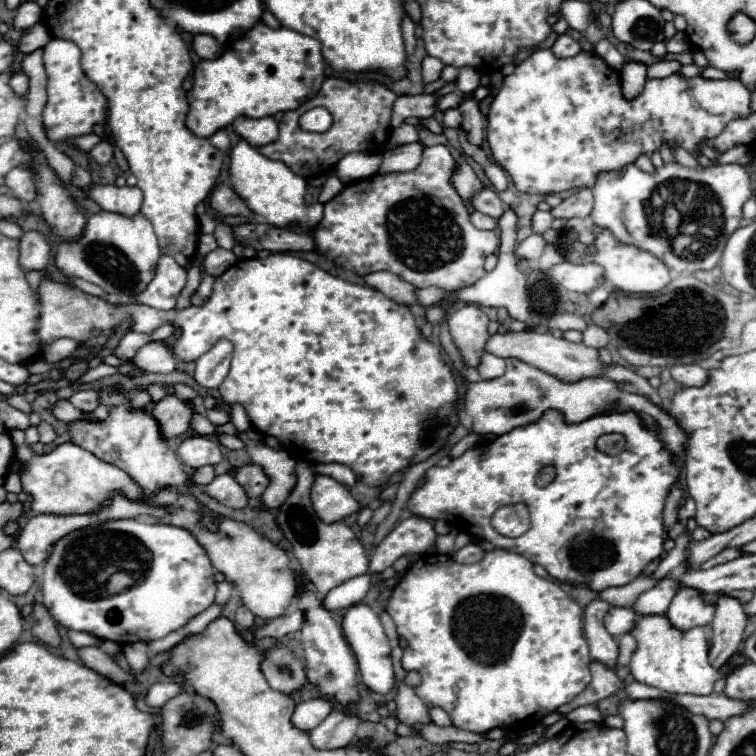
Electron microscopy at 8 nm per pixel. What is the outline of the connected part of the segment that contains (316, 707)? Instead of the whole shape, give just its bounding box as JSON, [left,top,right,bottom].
[293,698,333,732]

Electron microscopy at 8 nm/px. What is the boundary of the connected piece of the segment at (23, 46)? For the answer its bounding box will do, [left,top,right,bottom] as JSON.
[17,24,51,54]

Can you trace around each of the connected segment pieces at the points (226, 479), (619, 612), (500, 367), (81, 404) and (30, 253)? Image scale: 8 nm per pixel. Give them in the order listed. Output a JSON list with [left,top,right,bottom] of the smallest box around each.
[[205,474,249,510],[605,606,637,638],[477,354,505,380],[69,390,99,412],[19,232,51,272]]

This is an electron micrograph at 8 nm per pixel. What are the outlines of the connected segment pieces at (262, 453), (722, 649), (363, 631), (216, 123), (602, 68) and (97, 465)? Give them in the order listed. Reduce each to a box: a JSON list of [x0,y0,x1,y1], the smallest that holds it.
[[247,440,295,508],[709,594,749,668],[341,604,395,694],[187,22,325,138],[487,50,751,194],[10,430,141,514]]

